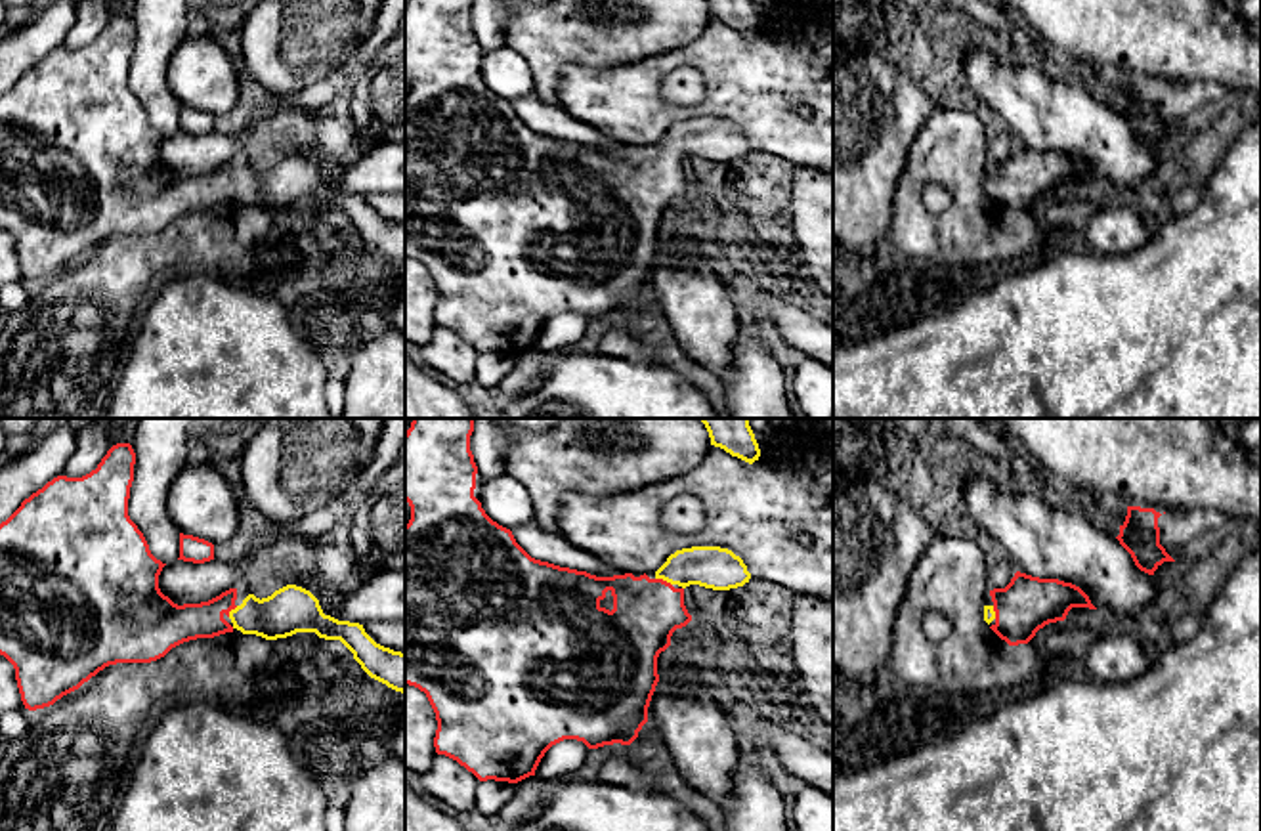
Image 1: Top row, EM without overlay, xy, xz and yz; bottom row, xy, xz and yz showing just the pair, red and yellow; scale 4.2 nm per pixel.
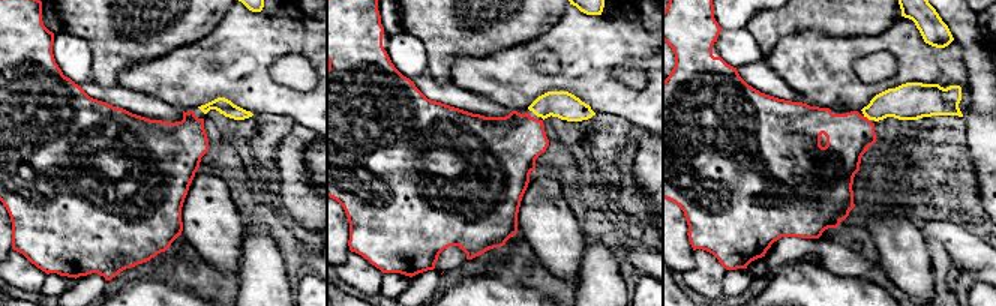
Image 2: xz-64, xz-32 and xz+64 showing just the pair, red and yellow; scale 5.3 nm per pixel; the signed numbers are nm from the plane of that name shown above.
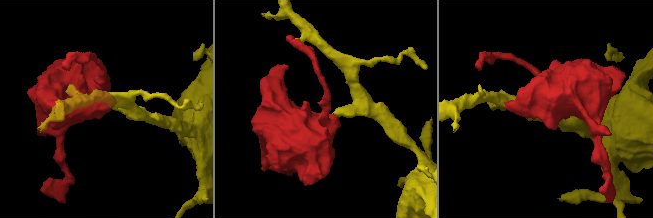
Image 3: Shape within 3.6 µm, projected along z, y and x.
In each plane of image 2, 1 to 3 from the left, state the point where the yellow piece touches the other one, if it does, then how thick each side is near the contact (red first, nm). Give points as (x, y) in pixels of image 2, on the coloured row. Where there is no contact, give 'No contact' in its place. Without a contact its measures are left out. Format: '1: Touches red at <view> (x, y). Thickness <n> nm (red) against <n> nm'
1: No contact
2: No contact
3: Touches red at xz+64 (866, 117). Thickness 240 nm (red) against 200 nm

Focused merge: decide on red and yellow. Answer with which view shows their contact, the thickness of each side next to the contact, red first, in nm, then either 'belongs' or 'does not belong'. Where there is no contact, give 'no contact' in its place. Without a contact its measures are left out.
meets red in xz; 280 nm thick on the red side, 180 nm on the other; belongs

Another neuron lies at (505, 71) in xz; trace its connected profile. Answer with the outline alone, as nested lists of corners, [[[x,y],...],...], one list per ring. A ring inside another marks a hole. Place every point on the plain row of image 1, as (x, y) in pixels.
[[[508,46],[485,50],[480,75],[493,94],[510,103],[535,92],[525,57]]]

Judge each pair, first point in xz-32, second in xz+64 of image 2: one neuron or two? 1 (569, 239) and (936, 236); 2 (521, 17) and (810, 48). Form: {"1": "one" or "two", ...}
{"1": "two", "2": "two"}

